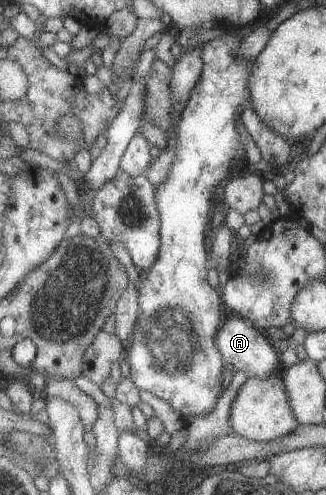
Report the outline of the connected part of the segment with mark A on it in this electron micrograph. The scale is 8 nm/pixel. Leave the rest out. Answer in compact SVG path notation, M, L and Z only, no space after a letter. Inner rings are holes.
M229 317L229 319L223 320L215 333L213 343L221 355L221 361L224 364L229 363L229 366L236 372L243 371L247 378L263 379L267 375L281 373L280 354L271 347L271 340L267 334L257 331L249 321L242 317Z

